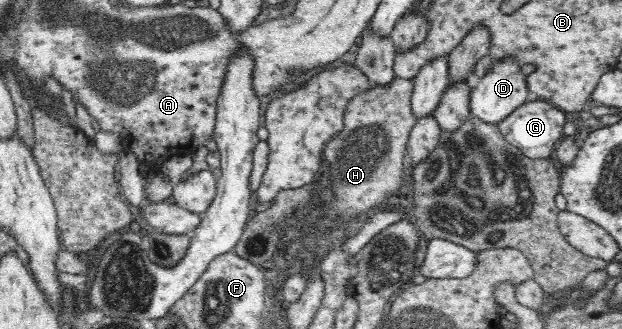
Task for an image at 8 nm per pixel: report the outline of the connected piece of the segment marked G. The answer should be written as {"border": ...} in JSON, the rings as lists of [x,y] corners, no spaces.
{"border":[[[528,100],[512,109],[502,120],[497,122],[497,127],[502,136],[516,148],[519,148],[530,158],[554,158],[556,145],[564,137],[563,130],[568,118],[566,111],[558,110],[554,104],[546,101]]]}

